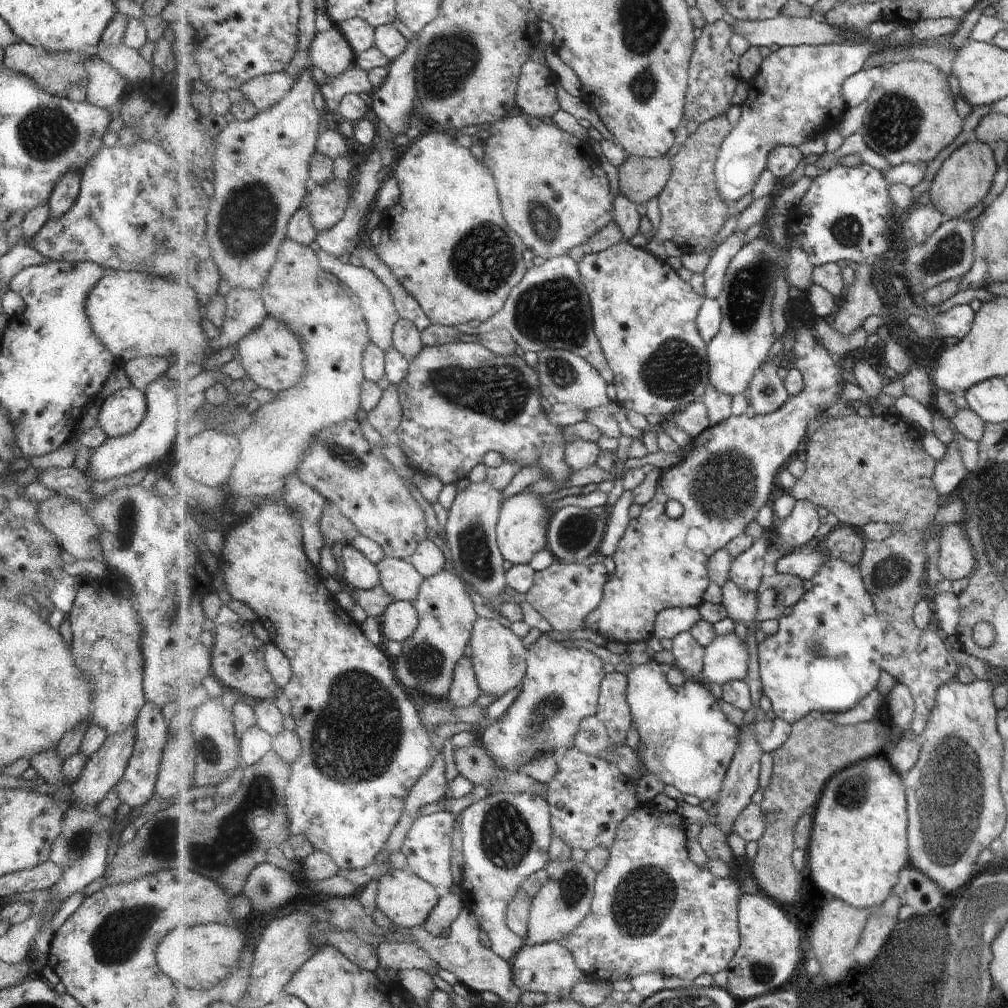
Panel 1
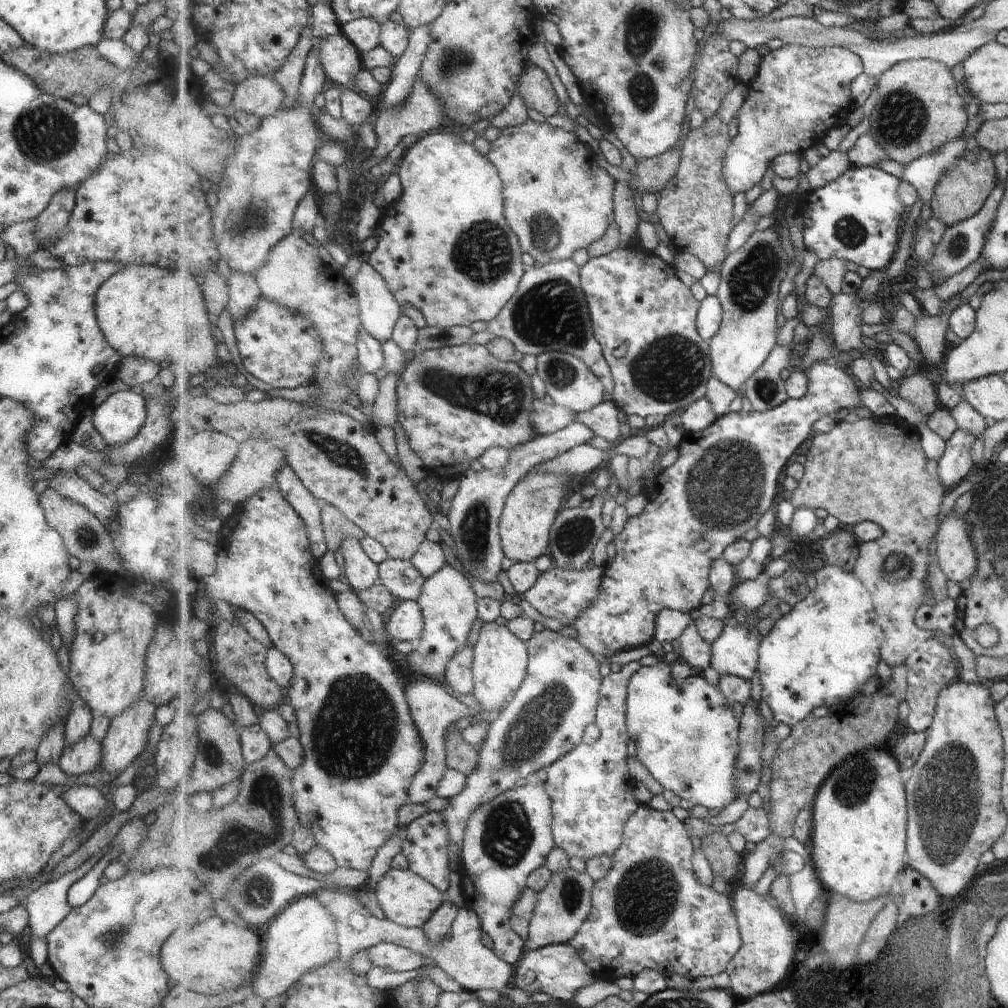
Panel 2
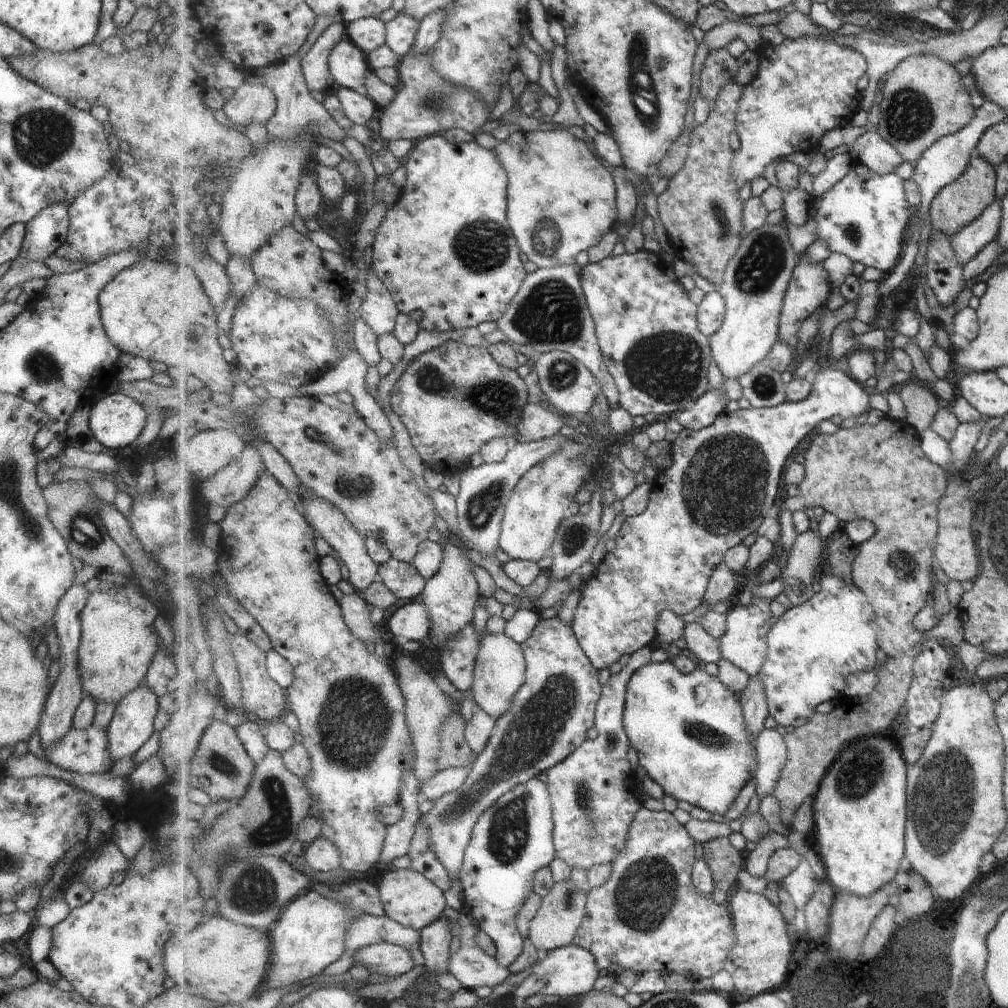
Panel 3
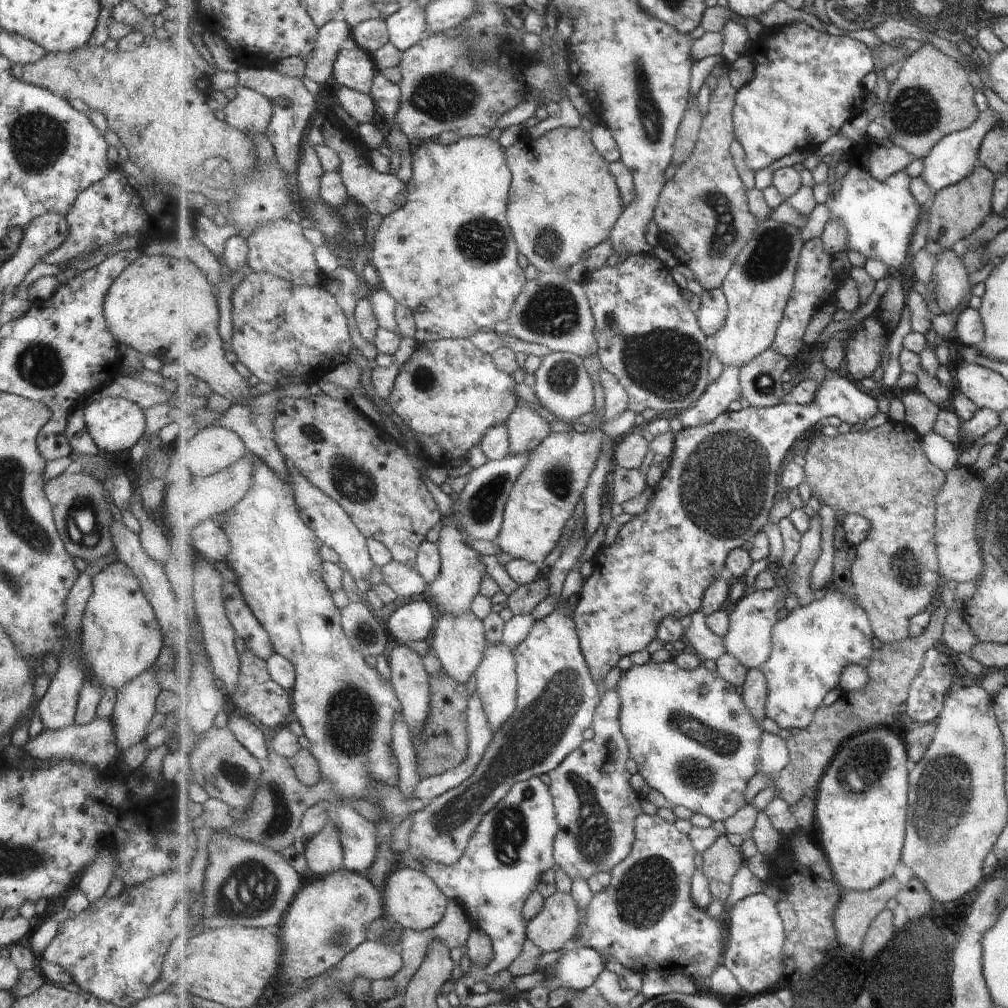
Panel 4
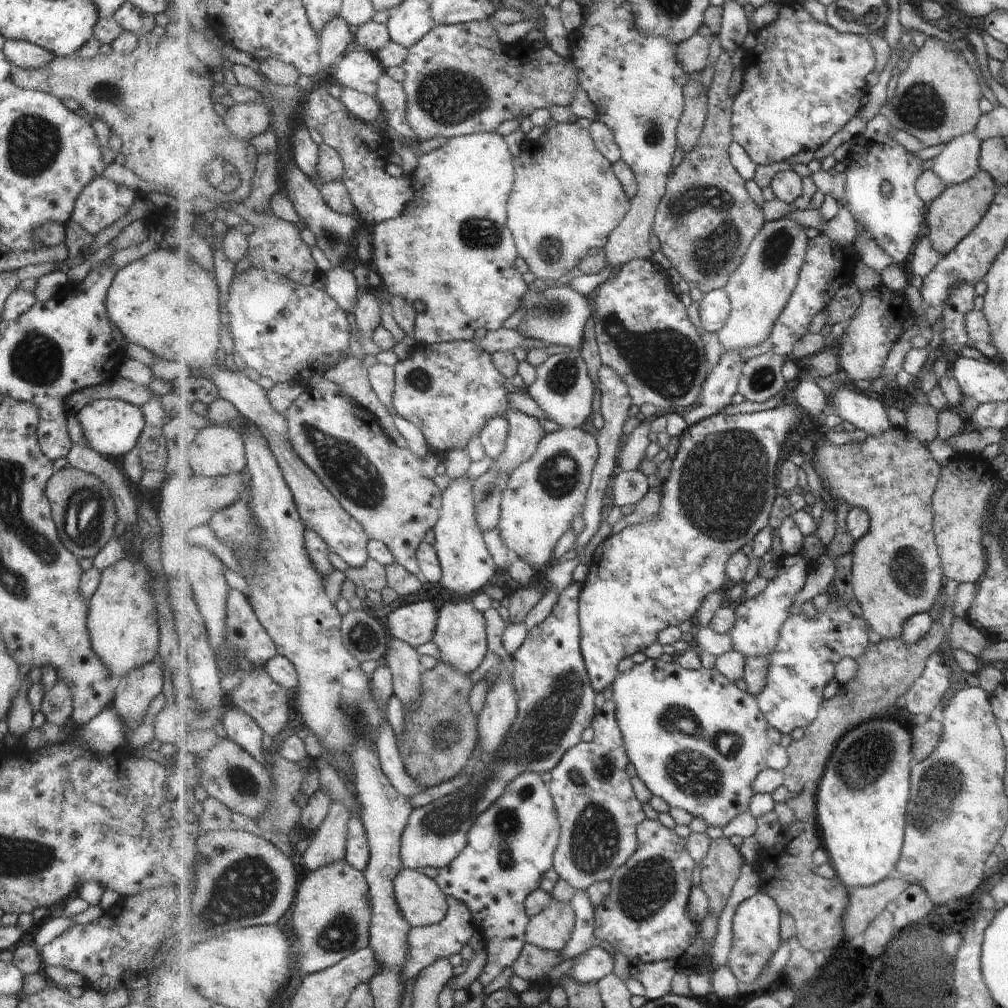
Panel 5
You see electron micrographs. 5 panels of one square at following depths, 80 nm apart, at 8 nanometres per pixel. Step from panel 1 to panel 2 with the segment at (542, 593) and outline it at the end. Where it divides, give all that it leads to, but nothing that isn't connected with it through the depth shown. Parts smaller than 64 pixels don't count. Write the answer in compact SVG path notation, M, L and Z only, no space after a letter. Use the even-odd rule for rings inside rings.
M600 560L592 569L571 569L556 565L553 570L540 572L535 587L524 594L525 600L543 616L558 620L563 626L572 626L581 612L593 606L595 598L599 596L603 574L605 567Z

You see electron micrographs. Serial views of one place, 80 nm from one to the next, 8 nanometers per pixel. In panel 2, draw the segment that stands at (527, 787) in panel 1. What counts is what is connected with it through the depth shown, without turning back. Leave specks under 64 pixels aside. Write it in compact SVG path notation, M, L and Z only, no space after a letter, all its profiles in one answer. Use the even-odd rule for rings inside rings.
M451 731L446 736L444 747L450 769L463 772L467 777L475 774L480 762L480 752L461 738L461 731Z

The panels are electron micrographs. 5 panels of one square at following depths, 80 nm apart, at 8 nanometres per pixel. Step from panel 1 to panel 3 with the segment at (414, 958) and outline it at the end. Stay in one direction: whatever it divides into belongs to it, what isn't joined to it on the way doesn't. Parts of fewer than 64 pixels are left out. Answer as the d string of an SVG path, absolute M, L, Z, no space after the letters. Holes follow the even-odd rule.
M383 941L357 949L353 964L365 965L370 974L381 974L394 979L409 972L414 966L414 960L405 947Z

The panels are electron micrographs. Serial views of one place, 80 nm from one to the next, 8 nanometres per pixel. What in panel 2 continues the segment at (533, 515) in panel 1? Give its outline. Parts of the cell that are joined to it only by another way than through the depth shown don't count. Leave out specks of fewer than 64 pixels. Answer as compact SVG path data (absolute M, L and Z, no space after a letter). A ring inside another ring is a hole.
M529 474L523 482L519 482L507 498L500 521L500 536L504 554L515 563L535 563L537 558L552 555L550 550L550 533L557 516L565 508L565 502L571 495L570 476L555 474Z

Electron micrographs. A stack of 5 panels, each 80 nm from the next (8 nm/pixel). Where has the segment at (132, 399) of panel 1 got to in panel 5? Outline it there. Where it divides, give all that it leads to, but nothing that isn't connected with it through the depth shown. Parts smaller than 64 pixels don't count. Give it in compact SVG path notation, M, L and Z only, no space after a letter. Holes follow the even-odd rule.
M118 399L95 400L83 406L76 416L89 448L98 454L109 456L109 458L125 455L135 446L147 419L139 407Z

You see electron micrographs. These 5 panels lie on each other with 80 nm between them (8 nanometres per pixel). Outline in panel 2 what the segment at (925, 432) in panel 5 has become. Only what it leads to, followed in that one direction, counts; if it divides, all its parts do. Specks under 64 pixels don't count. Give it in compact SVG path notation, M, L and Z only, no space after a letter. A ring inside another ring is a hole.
M923 374L908 376L898 381L897 386L900 398L911 402L915 408L927 413L928 417L941 407L935 384L929 382L929 378Z

